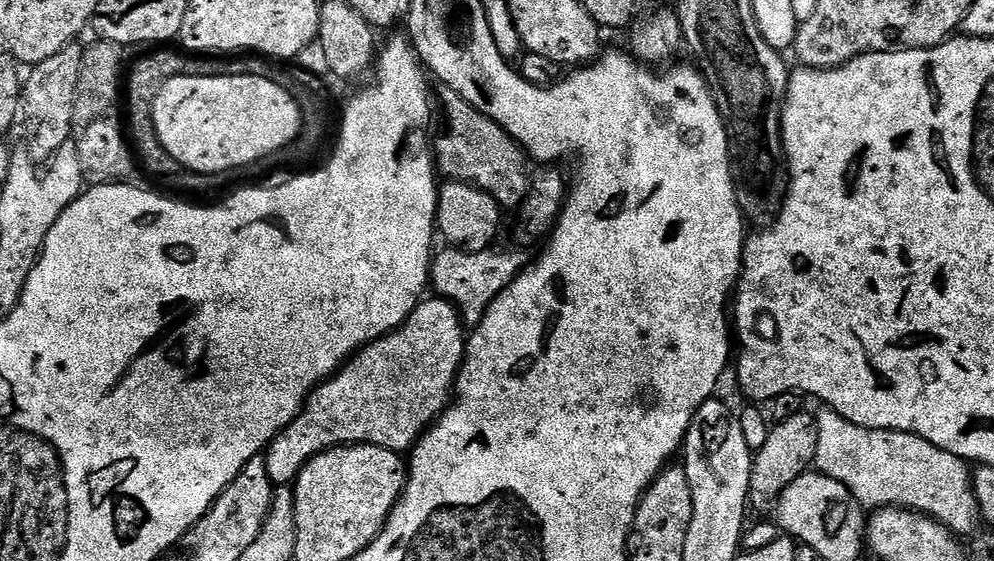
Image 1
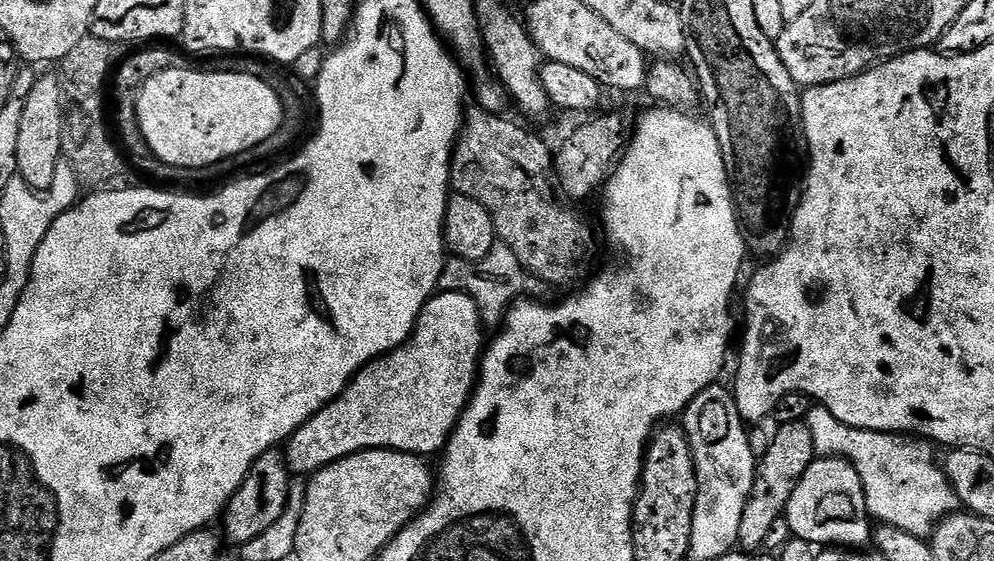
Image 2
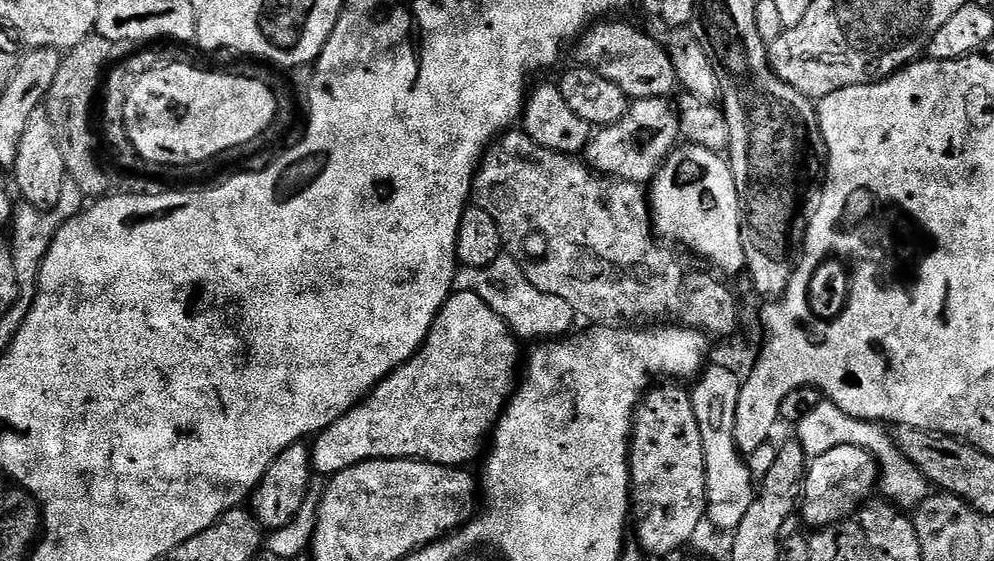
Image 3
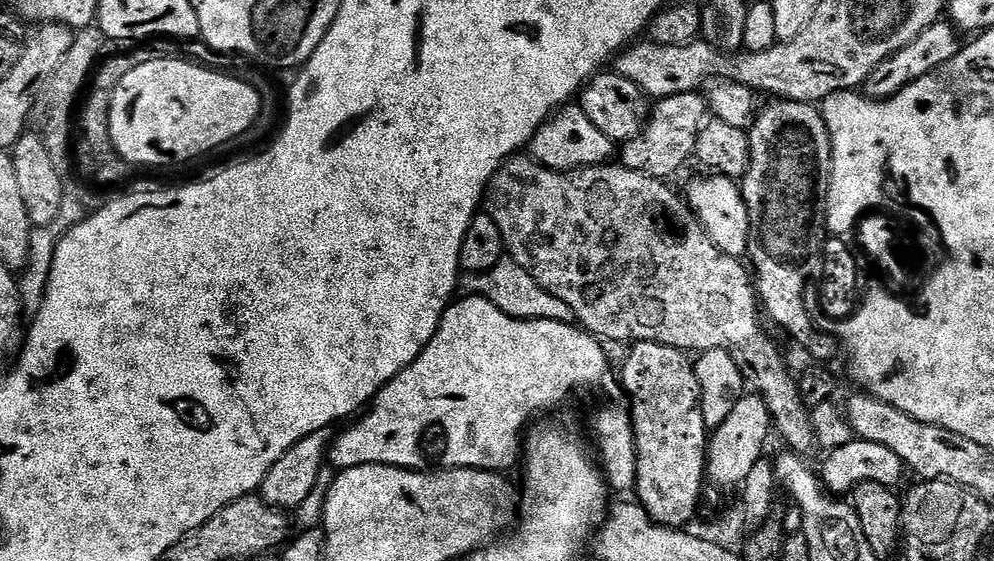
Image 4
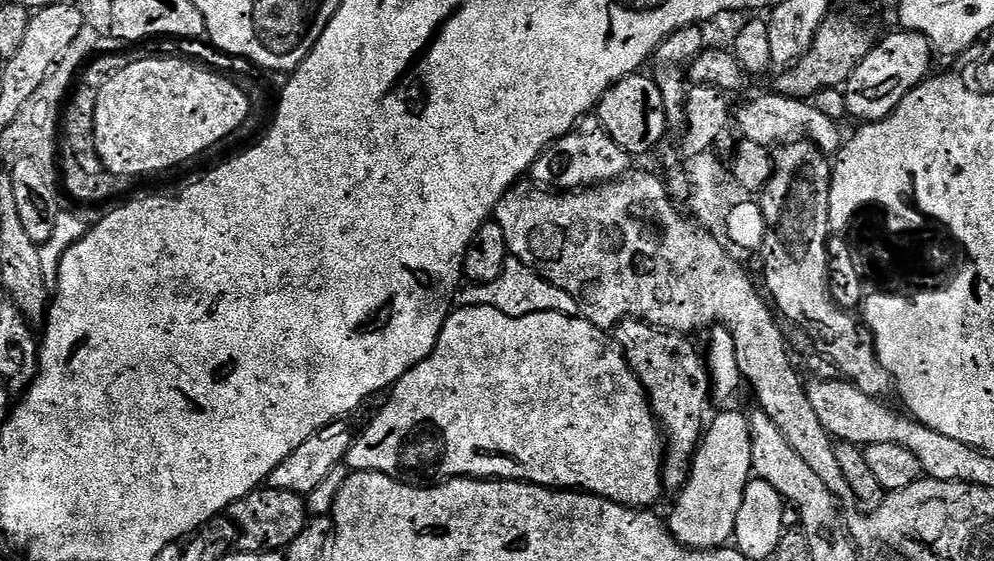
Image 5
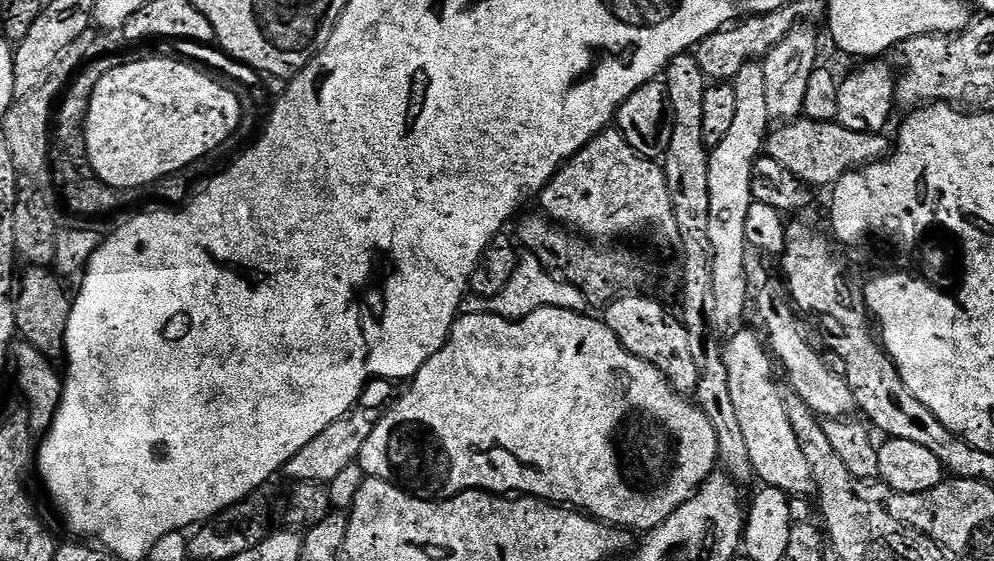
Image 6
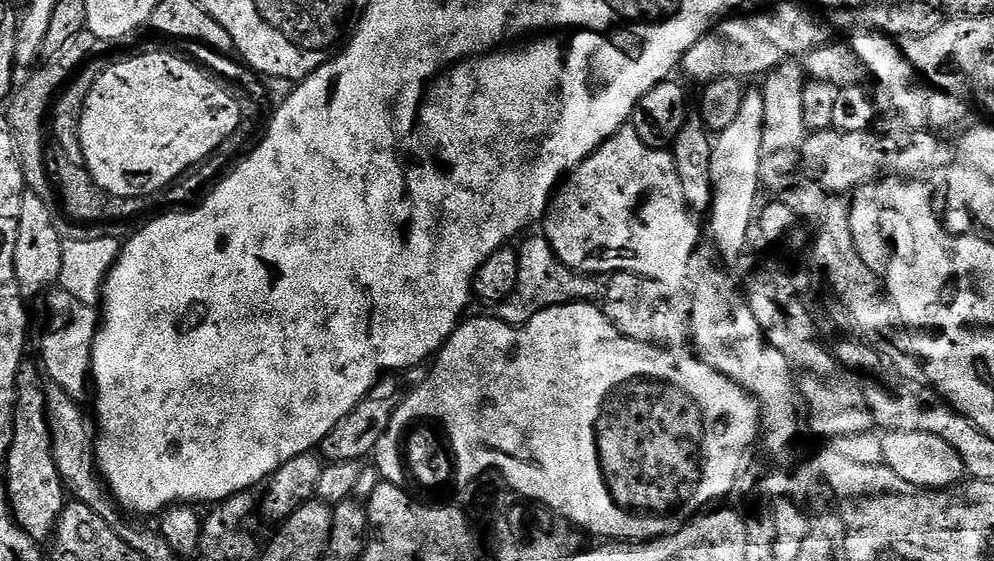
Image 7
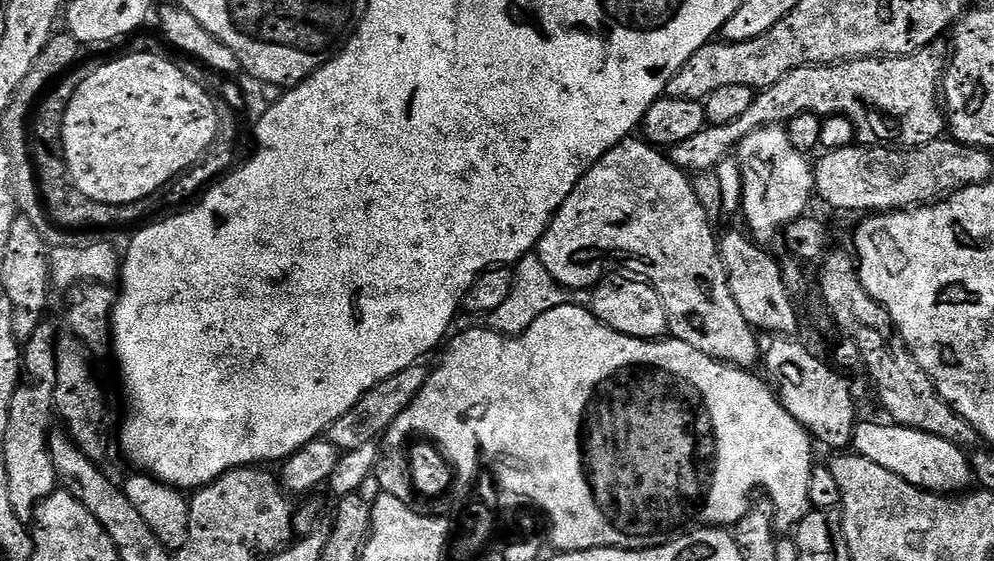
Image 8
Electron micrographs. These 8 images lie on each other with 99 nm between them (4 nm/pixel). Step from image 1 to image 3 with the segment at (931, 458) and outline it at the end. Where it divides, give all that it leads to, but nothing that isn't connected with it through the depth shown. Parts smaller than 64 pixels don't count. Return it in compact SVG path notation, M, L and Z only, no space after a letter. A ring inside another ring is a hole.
M823 399L803 416L798 424L796 439L810 458L821 456L837 446L852 445L865 449L877 459L878 488L883 492L881 495L901 509L915 509L929 495L930 485L921 471L905 457L893 435L886 431L881 423L850 418L832 402Z

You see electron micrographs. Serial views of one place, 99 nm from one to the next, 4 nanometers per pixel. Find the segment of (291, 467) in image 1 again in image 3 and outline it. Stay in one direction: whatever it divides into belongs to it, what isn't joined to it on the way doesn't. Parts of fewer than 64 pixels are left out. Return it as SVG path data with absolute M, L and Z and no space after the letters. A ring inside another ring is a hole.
M455 292L448 297L448 300L438 310L438 314L434 318L434 322L430 326L428 336L424 339L424 343L411 358L409 358L401 368L395 368L384 380L381 380L359 404L353 404L352 408L342 418L338 418L330 426L326 426L321 432L316 433L310 444L312 454L312 470L317 477L331 478L339 474L342 470L346 470L355 464L361 464L367 460L425 460L431 464L445 464L451 468L457 466L468 466L468 463L481 455L482 449L485 447L486 441L491 437L492 430L496 426L497 420L504 413L504 407L508 404L510 393L514 388L514 380L512 384L512 375L517 375L518 364L516 368L516 344L517 337L512 334L508 324L499 317L478 296L472 292Z

